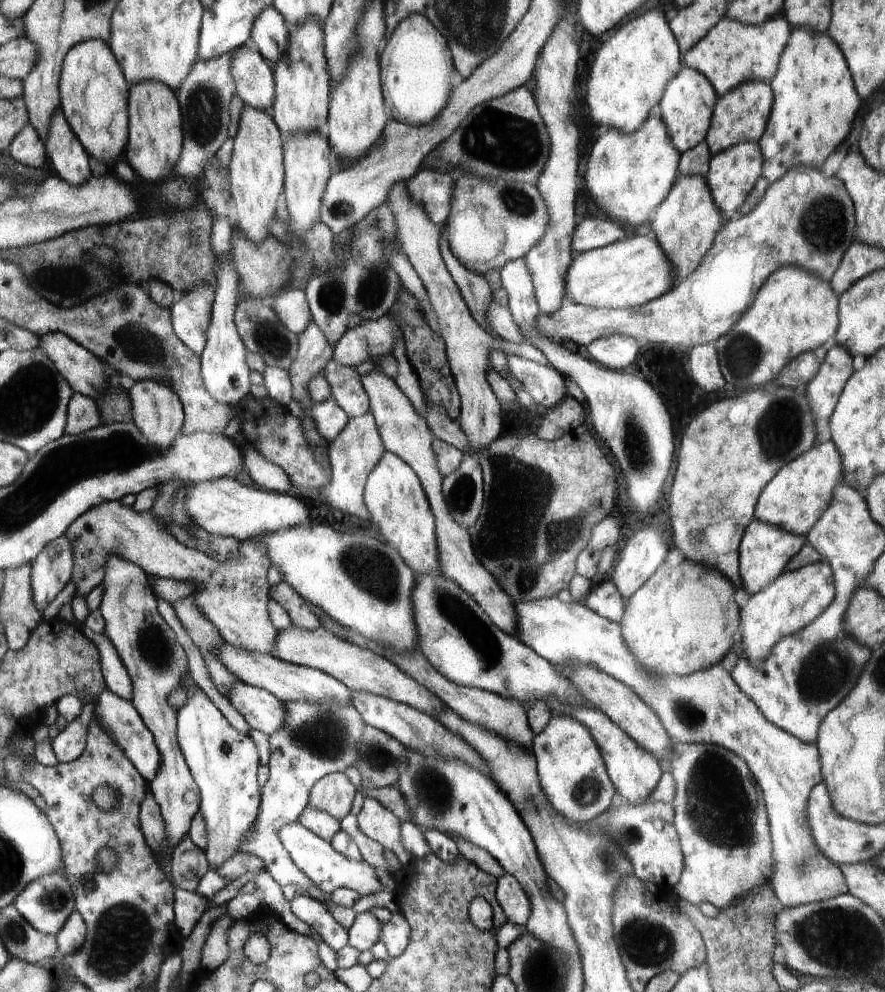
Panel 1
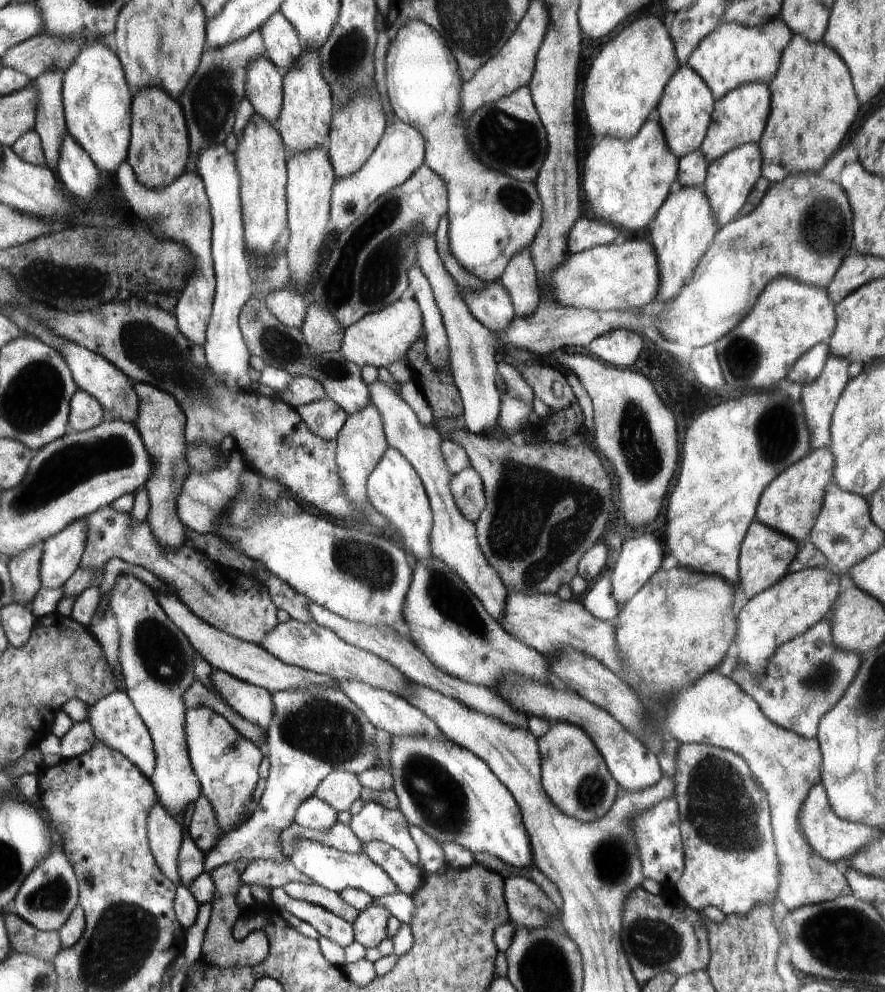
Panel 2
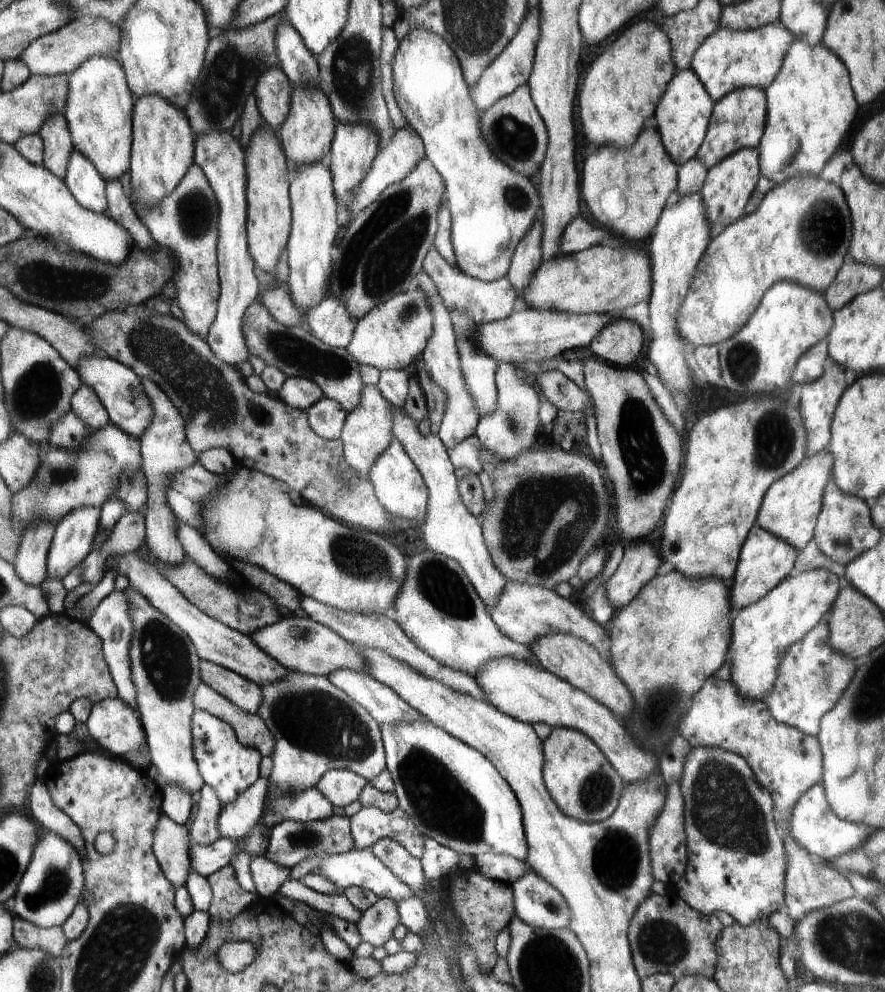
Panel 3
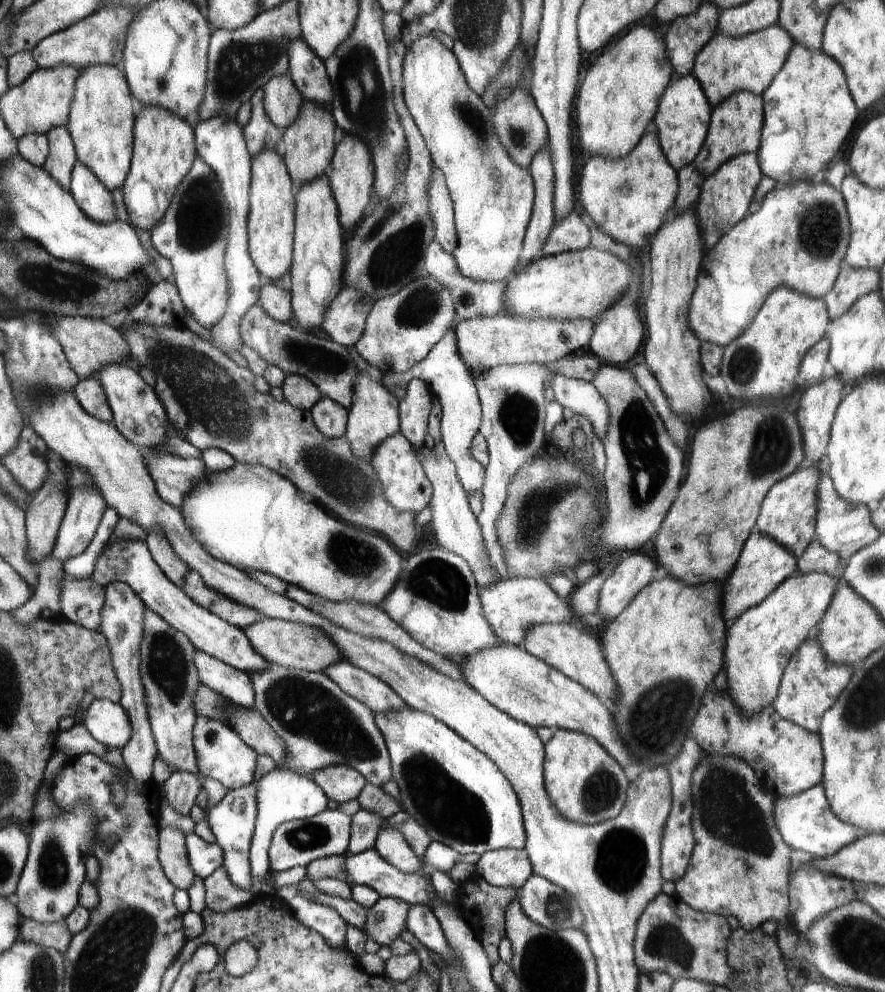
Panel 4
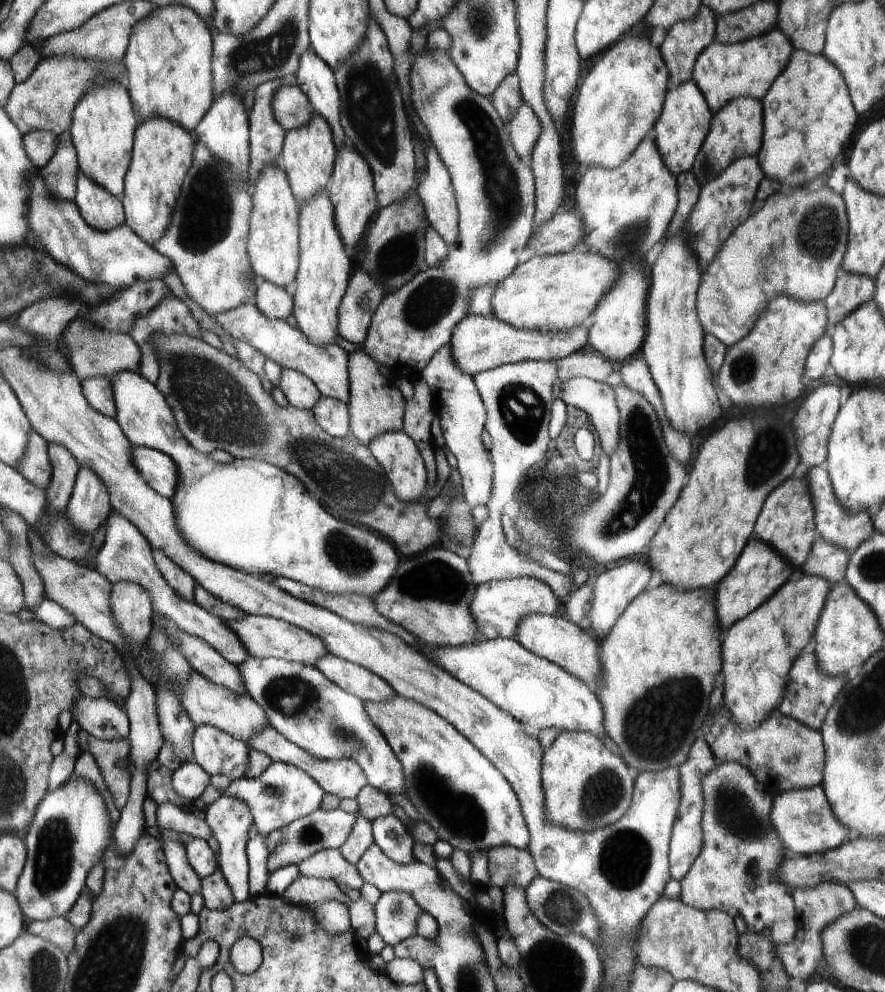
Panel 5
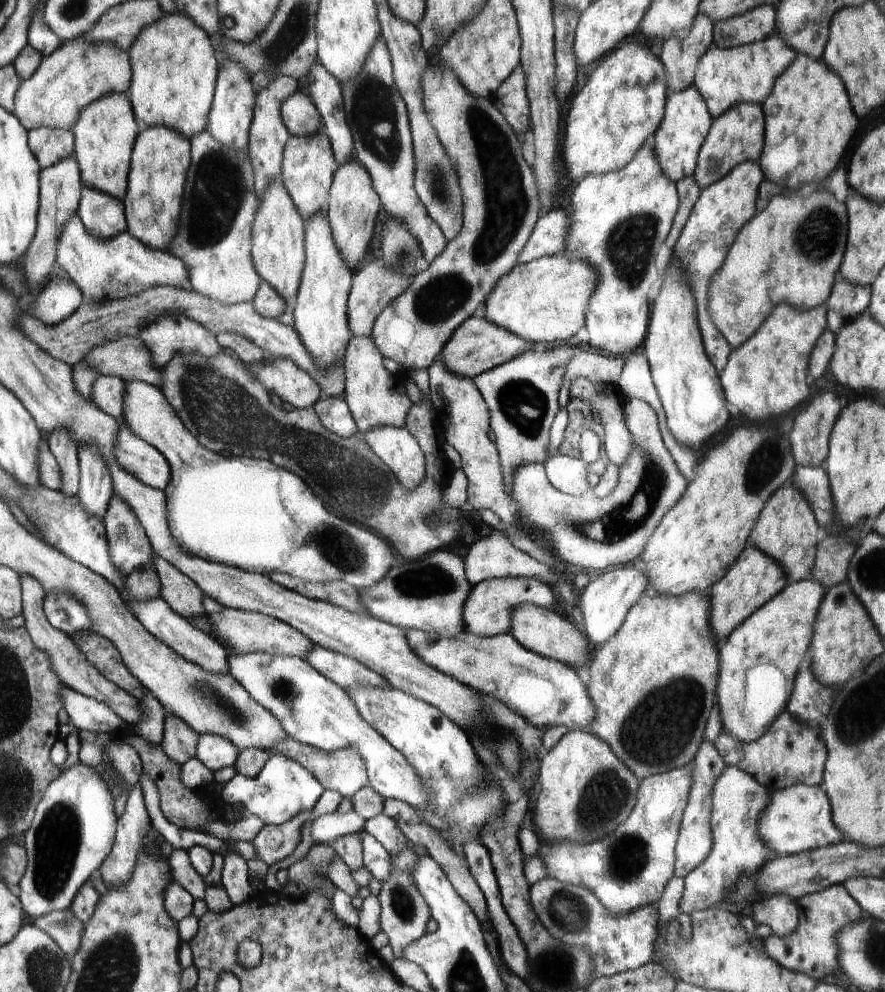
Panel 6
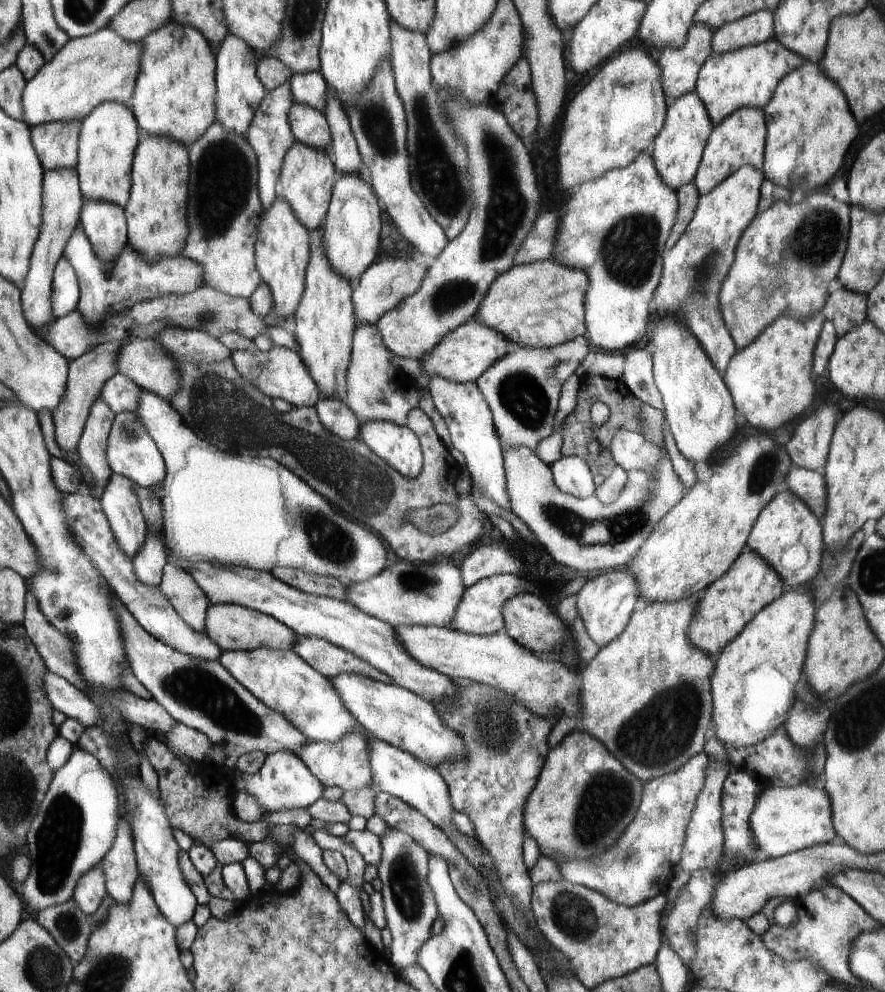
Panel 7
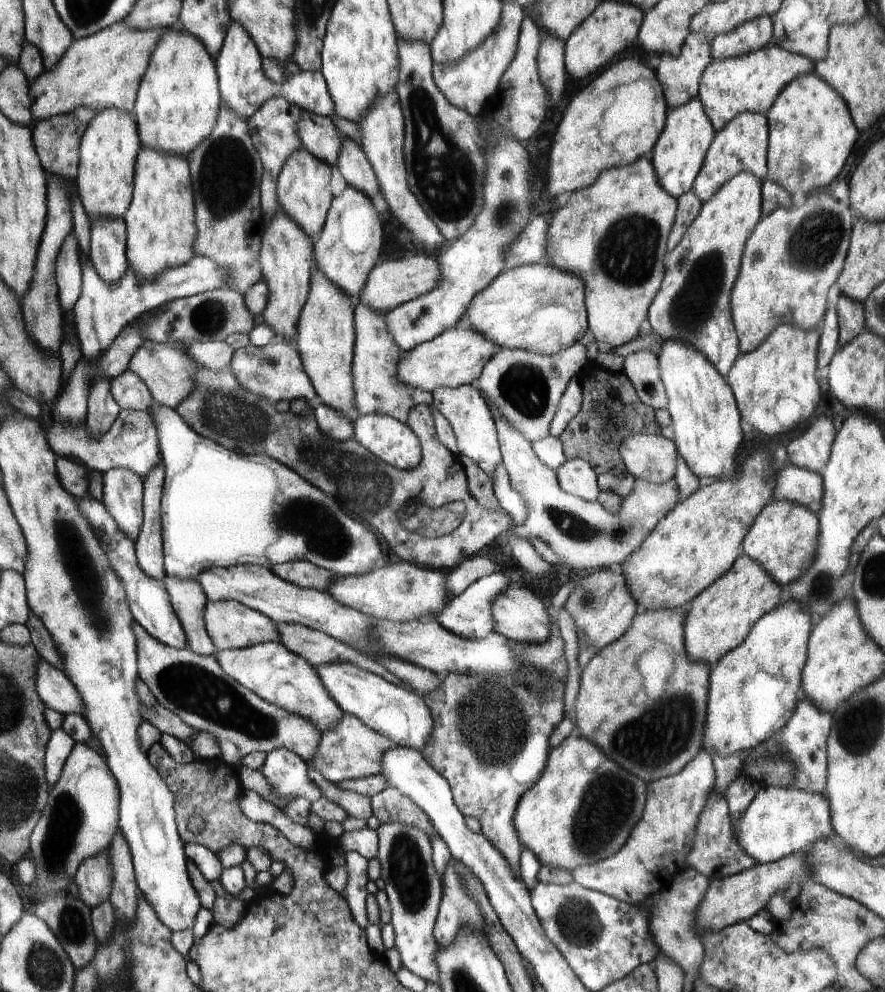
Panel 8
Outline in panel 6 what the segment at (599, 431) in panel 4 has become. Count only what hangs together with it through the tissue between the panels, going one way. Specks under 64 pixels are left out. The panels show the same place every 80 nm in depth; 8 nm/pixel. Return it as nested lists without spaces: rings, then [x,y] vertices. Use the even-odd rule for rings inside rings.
[[[580,377],[570,382],[571,398],[589,402],[593,410],[600,412],[601,424],[604,426],[602,443],[612,464],[624,466],[635,448],[635,438],[627,429],[623,408],[618,402],[619,390],[616,386],[598,385],[587,378]]]

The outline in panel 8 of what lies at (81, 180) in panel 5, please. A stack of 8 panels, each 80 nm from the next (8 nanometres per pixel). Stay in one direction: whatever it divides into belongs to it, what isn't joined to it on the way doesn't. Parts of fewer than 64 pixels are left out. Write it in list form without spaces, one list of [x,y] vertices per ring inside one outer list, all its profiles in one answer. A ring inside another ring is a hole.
[[[120,218],[90,219],[90,260],[102,280],[118,284],[130,264],[127,260],[127,225]]]

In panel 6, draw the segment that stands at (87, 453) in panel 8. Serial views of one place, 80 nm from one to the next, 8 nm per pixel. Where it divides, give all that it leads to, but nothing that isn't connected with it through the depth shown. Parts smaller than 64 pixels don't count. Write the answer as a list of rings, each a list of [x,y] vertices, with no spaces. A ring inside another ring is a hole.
[[[119,418],[118,444],[114,450],[118,464],[149,487],[166,492],[171,480],[167,457],[148,441],[141,439]]]

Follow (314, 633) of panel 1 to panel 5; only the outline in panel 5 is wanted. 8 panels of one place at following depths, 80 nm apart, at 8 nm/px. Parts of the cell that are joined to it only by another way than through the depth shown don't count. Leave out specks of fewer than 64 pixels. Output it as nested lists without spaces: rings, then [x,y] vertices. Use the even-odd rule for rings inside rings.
[[[246,613],[243,617],[224,622],[239,637],[247,653],[255,657],[274,657],[315,667],[319,658],[328,654],[327,647],[320,637],[314,636],[306,629],[291,625],[285,620],[278,620],[276,617]]]

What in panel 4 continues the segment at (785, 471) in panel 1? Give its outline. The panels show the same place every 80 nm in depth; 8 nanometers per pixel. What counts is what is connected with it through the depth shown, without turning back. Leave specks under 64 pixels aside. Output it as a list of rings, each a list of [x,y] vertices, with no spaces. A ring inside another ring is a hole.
[[[817,466],[804,468],[793,472],[785,479],[780,479],[780,484],[768,491],[768,500],[763,500],[764,516],[760,516],[760,533],[767,534],[772,540],[780,543],[785,549],[792,552],[792,556],[798,560],[811,540],[815,537],[815,522],[817,519],[817,488],[820,478],[820,470]]]

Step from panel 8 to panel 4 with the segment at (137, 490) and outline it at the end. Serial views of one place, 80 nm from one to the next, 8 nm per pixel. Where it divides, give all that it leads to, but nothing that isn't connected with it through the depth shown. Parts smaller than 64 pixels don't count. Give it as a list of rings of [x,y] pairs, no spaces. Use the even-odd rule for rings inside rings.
[[[127,539],[107,544],[104,551],[97,557],[90,578],[103,587],[115,582],[123,582],[131,586],[144,601],[146,607],[167,620],[168,624],[175,629],[186,634],[196,649],[219,658],[222,662],[245,672],[248,676],[250,673],[255,675],[256,671],[269,667],[270,663],[255,651],[242,629],[228,624],[223,617],[216,616],[215,613],[196,604],[183,589],[168,578],[159,564],[156,564],[145,541]]]

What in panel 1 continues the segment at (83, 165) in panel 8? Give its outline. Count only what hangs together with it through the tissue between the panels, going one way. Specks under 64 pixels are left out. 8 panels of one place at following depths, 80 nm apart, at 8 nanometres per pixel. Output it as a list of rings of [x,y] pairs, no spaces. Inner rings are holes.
[[[102,39],[78,43],[64,58],[60,80],[63,115],[92,158],[108,167],[118,161],[128,142],[128,84],[124,77],[115,53]]]

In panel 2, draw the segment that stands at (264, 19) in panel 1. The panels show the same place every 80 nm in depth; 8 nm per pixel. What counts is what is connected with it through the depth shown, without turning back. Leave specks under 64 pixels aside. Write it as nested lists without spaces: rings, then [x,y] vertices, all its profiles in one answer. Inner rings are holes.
[[[280,11],[272,15],[259,31],[267,48],[266,56],[282,74],[286,74],[306,52],[306,46],[300,40],[296,29]]]

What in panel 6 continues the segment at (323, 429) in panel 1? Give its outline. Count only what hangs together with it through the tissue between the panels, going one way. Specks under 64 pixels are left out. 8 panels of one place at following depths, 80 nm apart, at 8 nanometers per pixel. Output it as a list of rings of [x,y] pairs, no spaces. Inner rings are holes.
[[[322,396],[313,406],[323,425],[338,436],[350,438],[359,430],[344,398]]]

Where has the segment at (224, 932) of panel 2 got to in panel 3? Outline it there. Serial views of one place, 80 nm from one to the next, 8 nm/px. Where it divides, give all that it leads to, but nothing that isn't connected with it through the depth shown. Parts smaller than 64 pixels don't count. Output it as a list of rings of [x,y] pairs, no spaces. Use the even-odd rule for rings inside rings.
[[[231,865],[207,876],[212,894],[209,913],[215,921],[232,920],[241,910],[252,904],[252,898],[236,884]],[[231,939],[220,946],[220,965],[229,973],[242,972],[257,955],[256,946],[246,939]]]

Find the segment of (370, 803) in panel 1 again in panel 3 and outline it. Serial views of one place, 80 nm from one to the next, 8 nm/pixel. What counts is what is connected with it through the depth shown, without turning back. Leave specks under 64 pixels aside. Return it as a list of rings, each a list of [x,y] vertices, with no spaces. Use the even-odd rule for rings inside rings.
[[[375,806],[361,807],[349,817],[349,821],[356,849],[371,848],[381,838],[390,837],[405,846],[406,850],[414,858],[418,860],[422,858],[425,836],[416,828],[416,825],[399,806],[389,813],[385,813]]]

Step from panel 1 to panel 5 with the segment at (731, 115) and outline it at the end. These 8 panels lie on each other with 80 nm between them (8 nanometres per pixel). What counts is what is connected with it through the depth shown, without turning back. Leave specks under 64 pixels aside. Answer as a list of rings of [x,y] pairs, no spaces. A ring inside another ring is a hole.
[[[738,97],[713,113],[710,130],[691,168],[701,186],[720,176],[736,159],[757,155],[762,150],[763,127],[763,104],[754,97]]]

